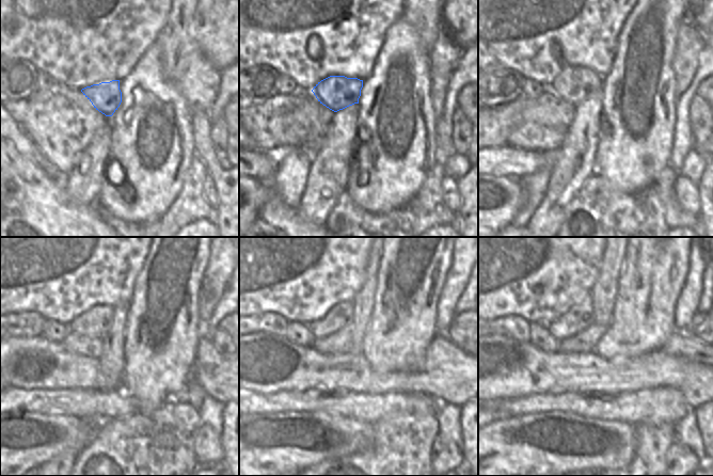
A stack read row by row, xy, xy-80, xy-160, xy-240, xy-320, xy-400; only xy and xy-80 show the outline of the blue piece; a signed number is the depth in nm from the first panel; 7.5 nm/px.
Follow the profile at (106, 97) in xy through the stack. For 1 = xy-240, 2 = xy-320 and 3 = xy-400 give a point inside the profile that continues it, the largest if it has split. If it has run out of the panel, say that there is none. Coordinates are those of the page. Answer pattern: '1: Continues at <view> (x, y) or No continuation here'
1: Continues at xy-240 (96, 322)
2: Continues at xy-320 (339, 316)
3: Continues at xy-400 (582, 315).

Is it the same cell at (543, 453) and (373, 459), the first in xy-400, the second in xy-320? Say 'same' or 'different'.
different

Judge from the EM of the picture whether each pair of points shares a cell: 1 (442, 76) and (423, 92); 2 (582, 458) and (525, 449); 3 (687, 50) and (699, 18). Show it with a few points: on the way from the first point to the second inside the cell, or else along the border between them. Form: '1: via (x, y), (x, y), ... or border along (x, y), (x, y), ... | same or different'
1: border along (428, 61), (430, 69), (430, 101), (433, 110) | different
2: via (568, 456), (539, 451) | same
3: border along (685, 19), (694, 24), (701, 31) | different

